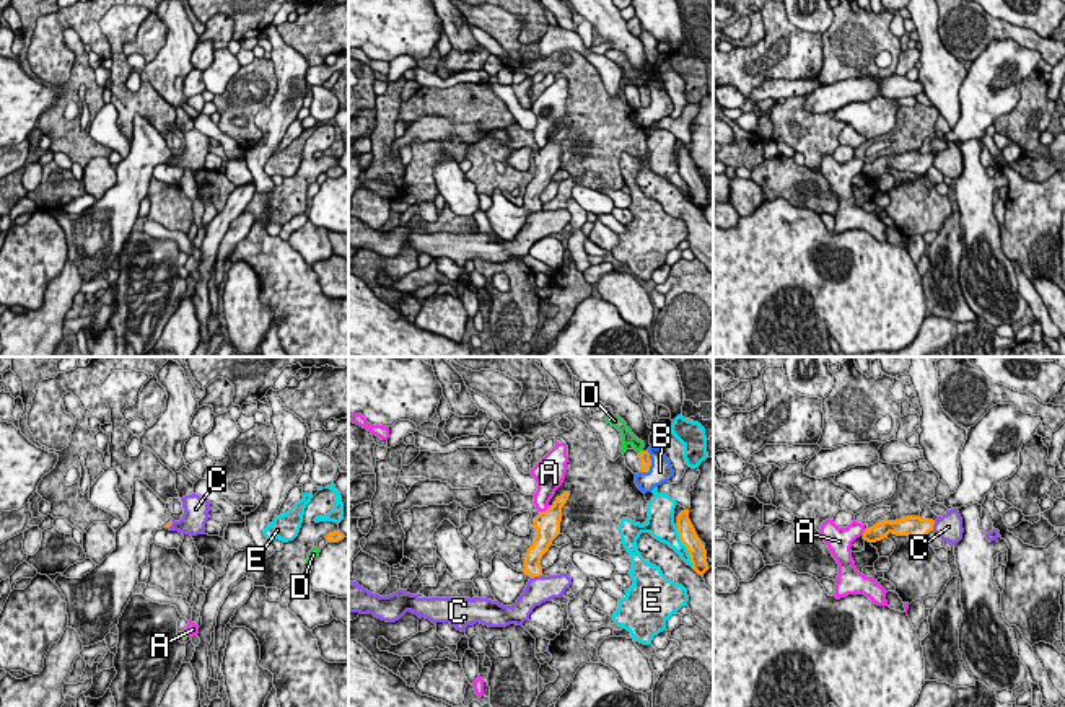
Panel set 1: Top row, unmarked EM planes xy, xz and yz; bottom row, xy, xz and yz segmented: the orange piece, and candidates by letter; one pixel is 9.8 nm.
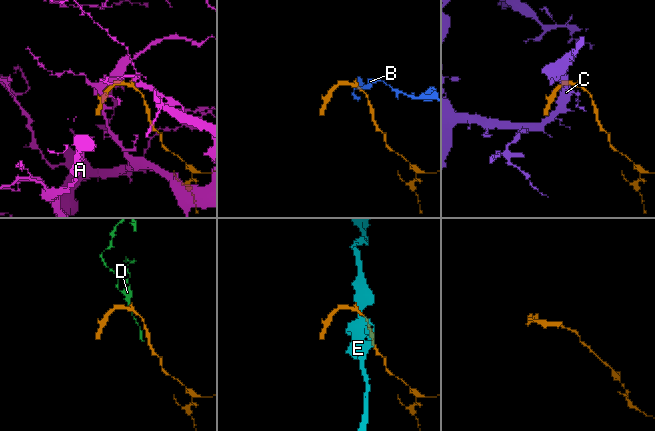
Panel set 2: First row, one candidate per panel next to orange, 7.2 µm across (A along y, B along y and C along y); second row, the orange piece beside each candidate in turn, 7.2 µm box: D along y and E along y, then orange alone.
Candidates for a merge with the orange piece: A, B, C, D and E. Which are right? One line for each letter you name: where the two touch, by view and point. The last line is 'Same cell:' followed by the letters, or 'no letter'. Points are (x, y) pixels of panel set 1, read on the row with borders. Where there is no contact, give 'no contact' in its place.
Same cell: no letter

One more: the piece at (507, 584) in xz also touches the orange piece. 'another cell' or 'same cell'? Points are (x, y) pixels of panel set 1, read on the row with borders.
same cell

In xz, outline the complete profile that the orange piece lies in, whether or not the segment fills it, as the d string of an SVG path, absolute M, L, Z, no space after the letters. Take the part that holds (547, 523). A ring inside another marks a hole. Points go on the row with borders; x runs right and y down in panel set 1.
M563 492L552 507L539 512L534 518L536 538L524 557L521 572L511 569L500 554L492 559L492 572L485 577L492 595L503 606L513 606L524 591L528 582L542 575L541 559L549 551L552 541L560 534L562 507L570 492Z

